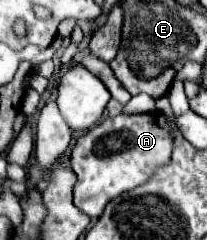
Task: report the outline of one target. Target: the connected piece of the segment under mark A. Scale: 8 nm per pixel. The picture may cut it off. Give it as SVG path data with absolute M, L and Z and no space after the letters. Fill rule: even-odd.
M160 111L140 115L118 115L114 119L100 121L76 139L76 145L70 153L70 167L78 177L74 185L74 205L80 211L84 211L90 219L98 219L106 203L110 203L120 193L144 183L152 175L152 169L156 169L156 165L164 165L170 161L172 141L172 127L166 115ZM106 137L116 137L122 145L116 143L114 147L108 145L102 151L98 151L98 143Z

